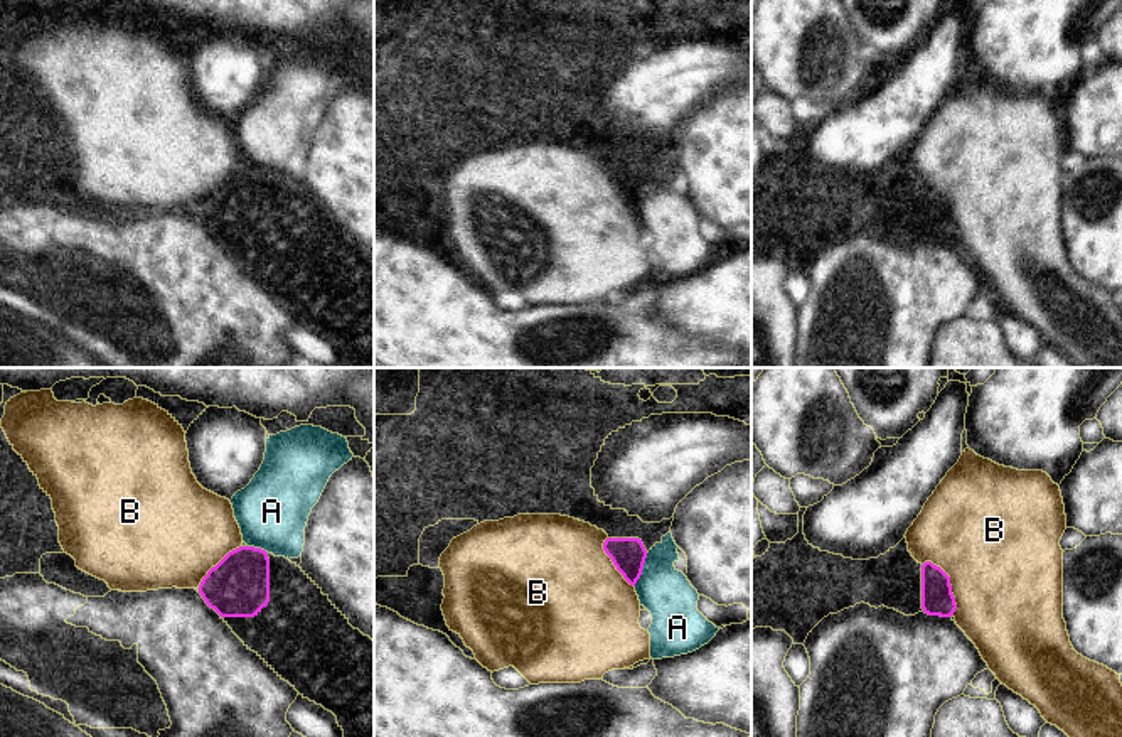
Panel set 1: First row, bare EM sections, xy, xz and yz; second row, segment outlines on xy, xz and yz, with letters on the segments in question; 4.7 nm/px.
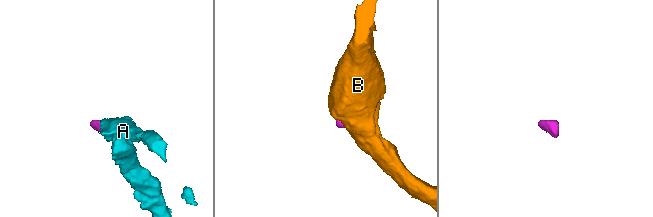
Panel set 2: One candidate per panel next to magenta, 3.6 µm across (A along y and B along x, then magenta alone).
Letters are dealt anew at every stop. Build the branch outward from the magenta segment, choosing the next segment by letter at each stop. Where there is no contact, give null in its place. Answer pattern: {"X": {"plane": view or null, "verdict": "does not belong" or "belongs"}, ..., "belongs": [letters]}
{"A": {"plane": "xz", "verdict": "does not belong"}, "B": {"plane": "yz", "verdict": "belongs"}, "belongs": ["B"]}

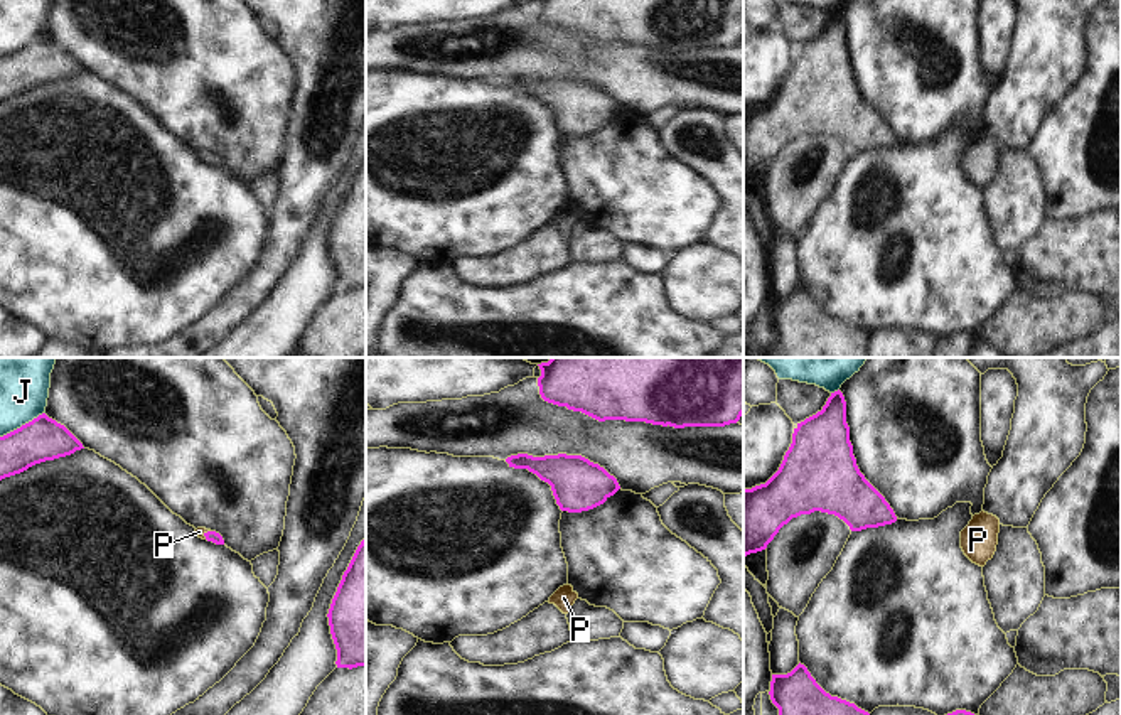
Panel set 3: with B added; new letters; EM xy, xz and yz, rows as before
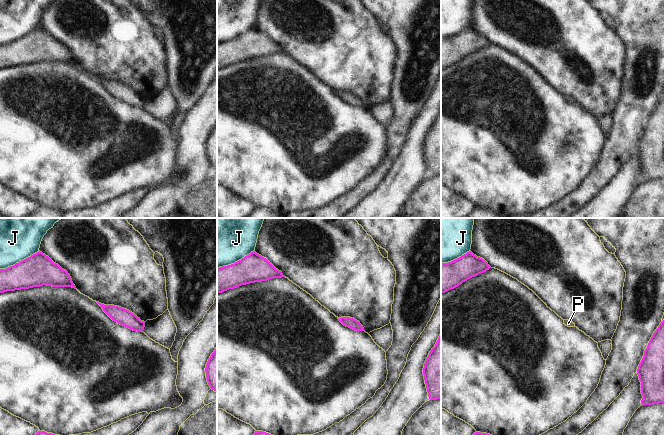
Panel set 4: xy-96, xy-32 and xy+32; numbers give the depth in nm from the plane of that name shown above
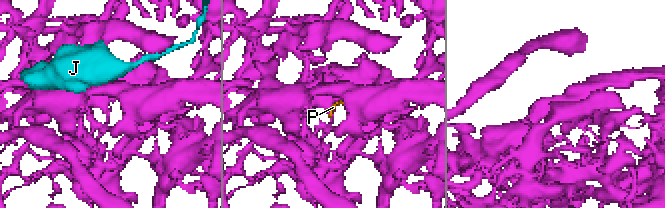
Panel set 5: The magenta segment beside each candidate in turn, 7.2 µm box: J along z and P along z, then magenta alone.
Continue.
{"J": {"plane": "xy", "verdict": "does not belong"}, "P": {"plane": "xy", "verdict": "belongs"}, "belongs": ["P"]}

